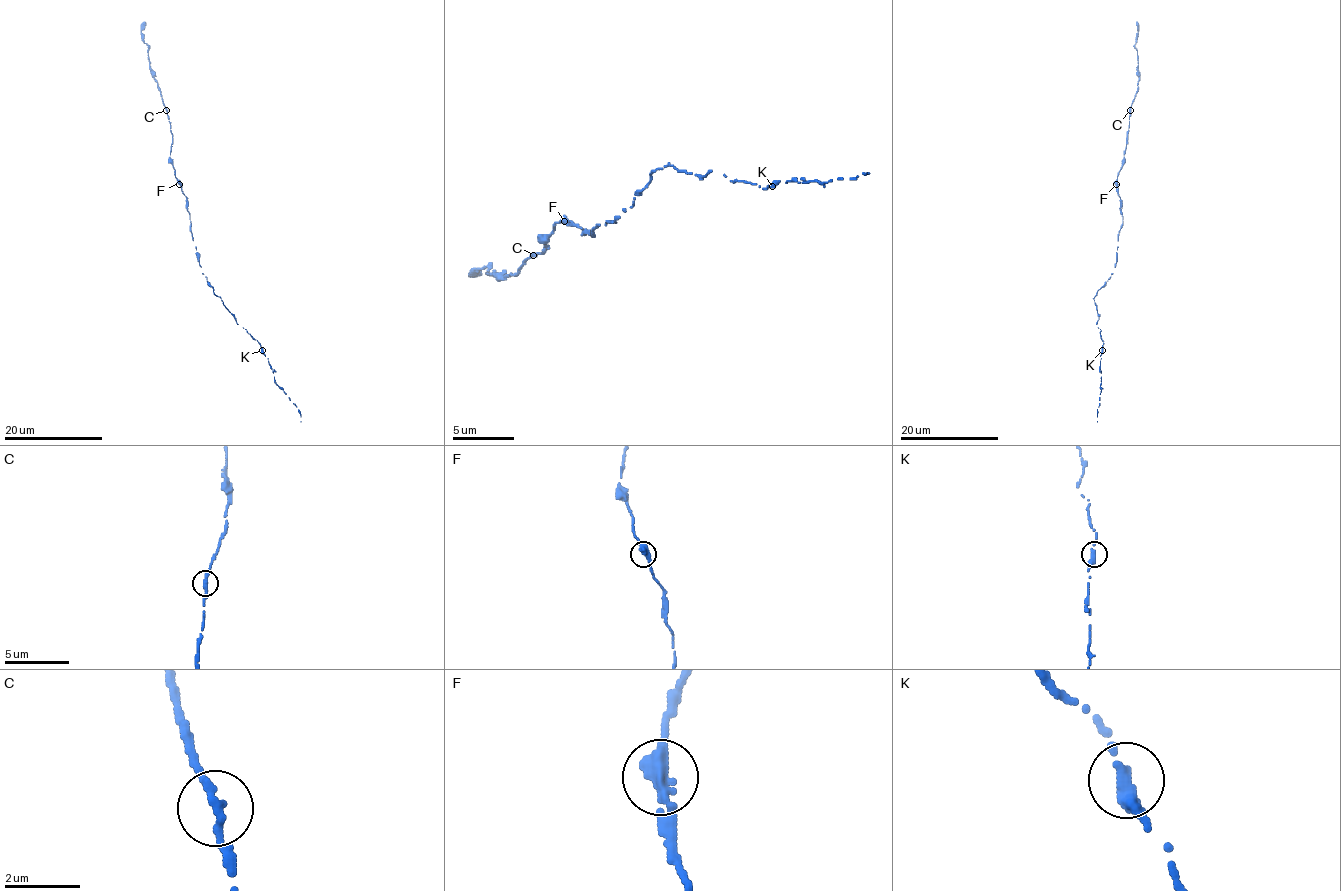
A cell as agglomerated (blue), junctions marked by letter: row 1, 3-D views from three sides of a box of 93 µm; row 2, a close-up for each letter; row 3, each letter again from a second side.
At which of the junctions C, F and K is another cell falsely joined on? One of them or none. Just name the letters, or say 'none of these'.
none of these

